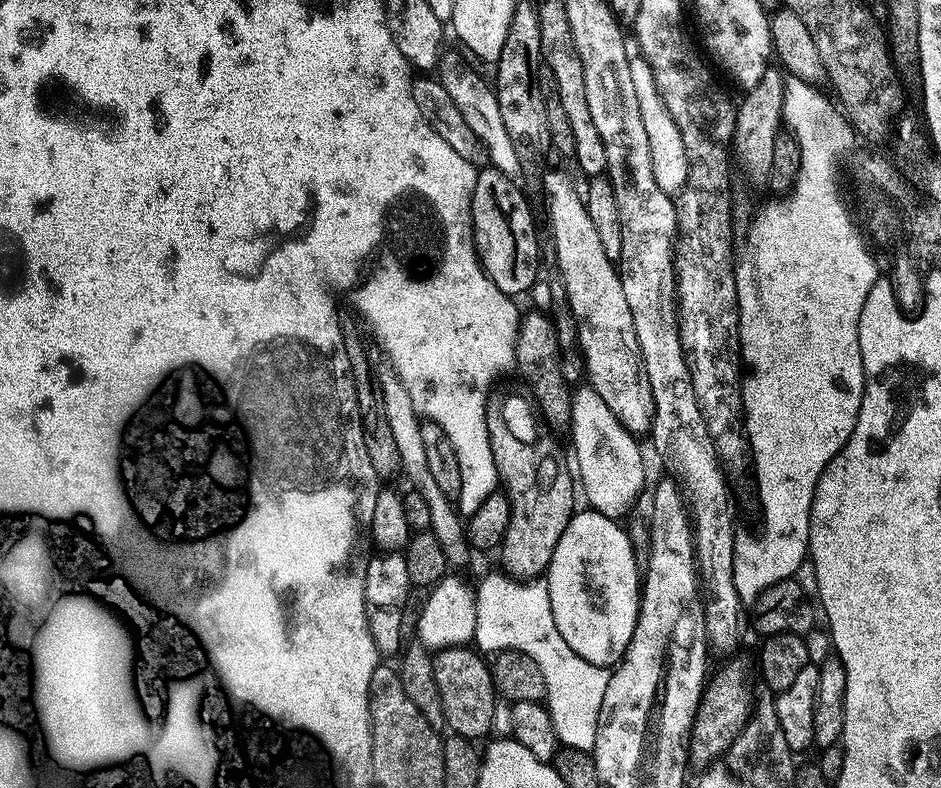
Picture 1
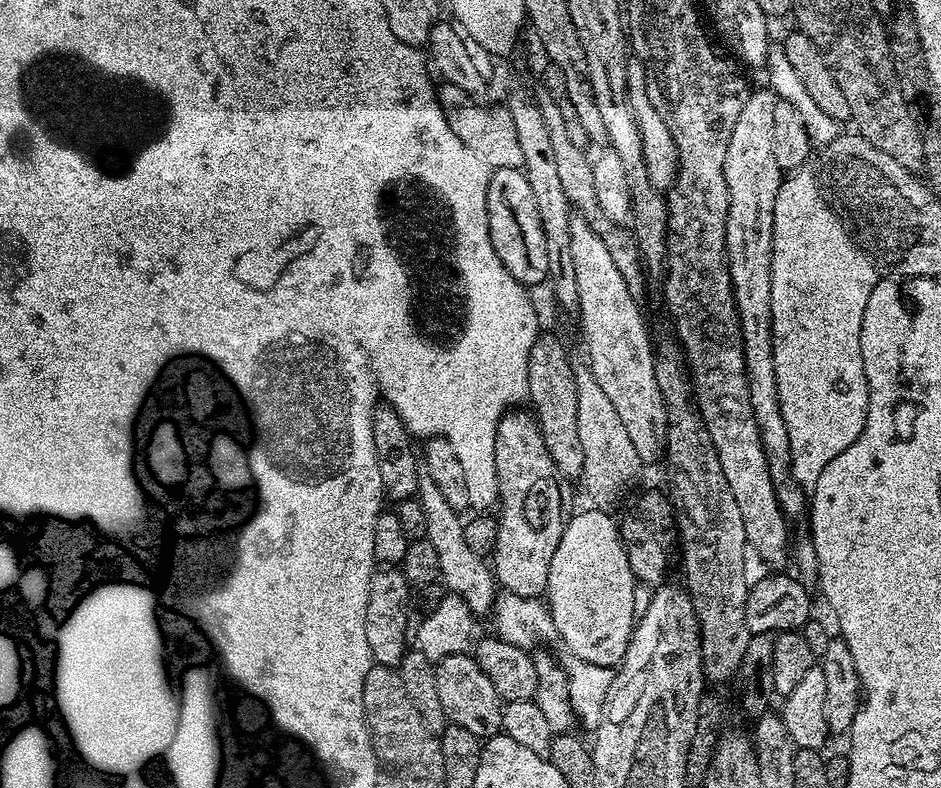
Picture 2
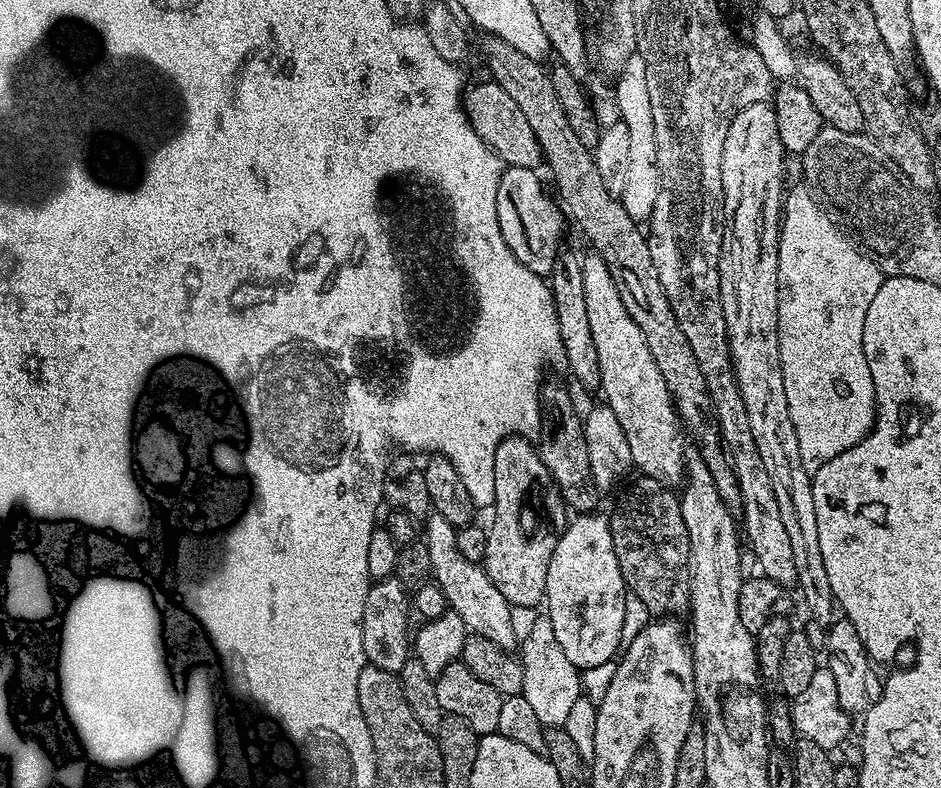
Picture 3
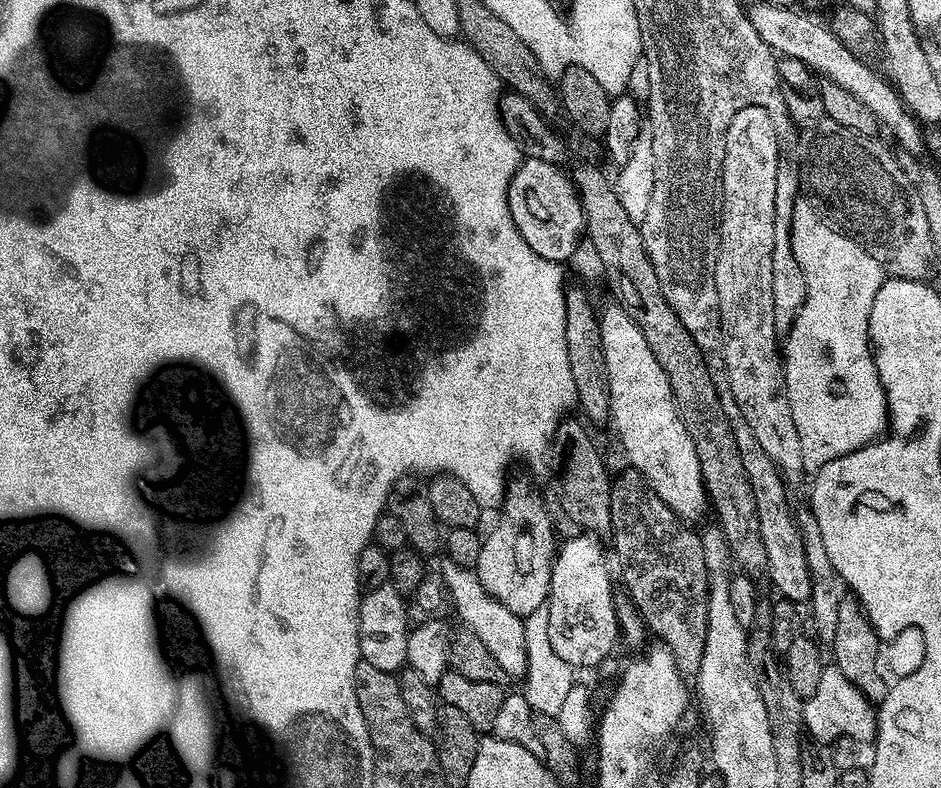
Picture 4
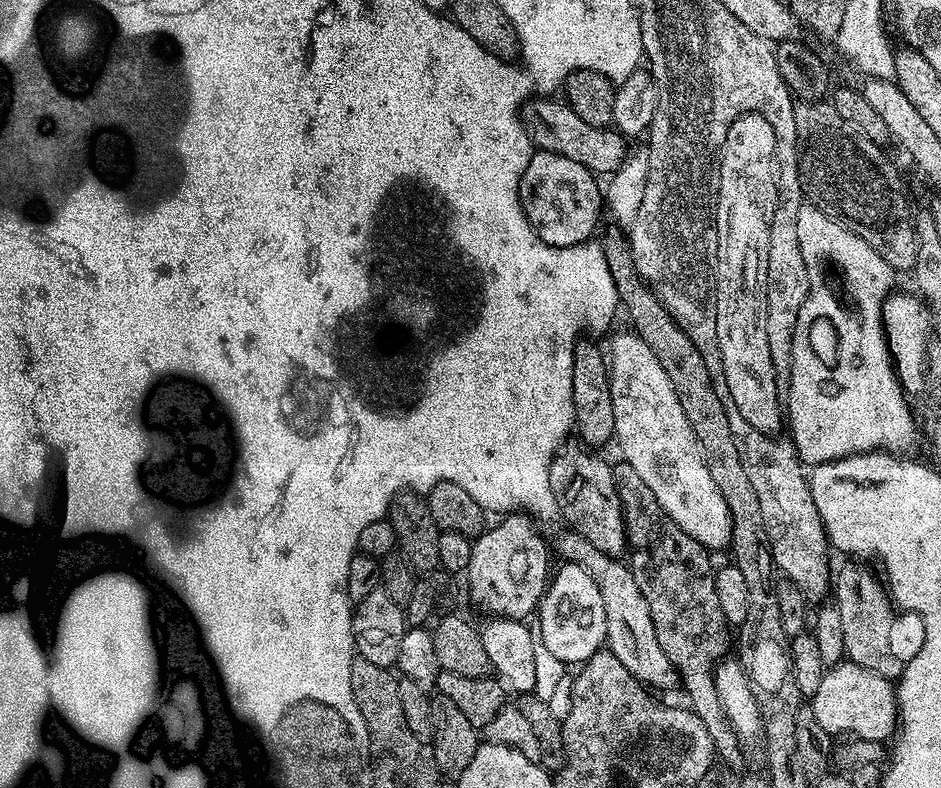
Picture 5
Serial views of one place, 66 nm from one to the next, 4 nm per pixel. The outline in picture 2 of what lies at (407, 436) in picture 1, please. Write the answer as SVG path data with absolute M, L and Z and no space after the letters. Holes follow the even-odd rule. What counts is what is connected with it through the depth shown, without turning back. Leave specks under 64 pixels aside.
M420 474L417 478L417 493L422 510L426 510L426 539L438 554L440 580L447 591L453 596L460 596L466 606L470 606L473 616L483 618L491 613L496 606L498 585L489 561L470 550L463 534L465 521L461 513L442 498L438 486L434 486L434 478Z

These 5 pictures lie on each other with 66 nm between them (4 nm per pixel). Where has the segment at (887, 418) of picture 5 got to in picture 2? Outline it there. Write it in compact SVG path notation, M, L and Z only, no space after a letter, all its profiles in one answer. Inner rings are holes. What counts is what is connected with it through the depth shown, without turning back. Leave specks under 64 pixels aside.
M792 174L781 183L774 202L774 238L770 262L770 314L774 378L780 409L790 434L792 477L805 490L818 482L818 474L862 434L868 409L868 383L862 366L860 331L870 290L878 279L875 263L858 247L843 222L824 198L817 177Z

